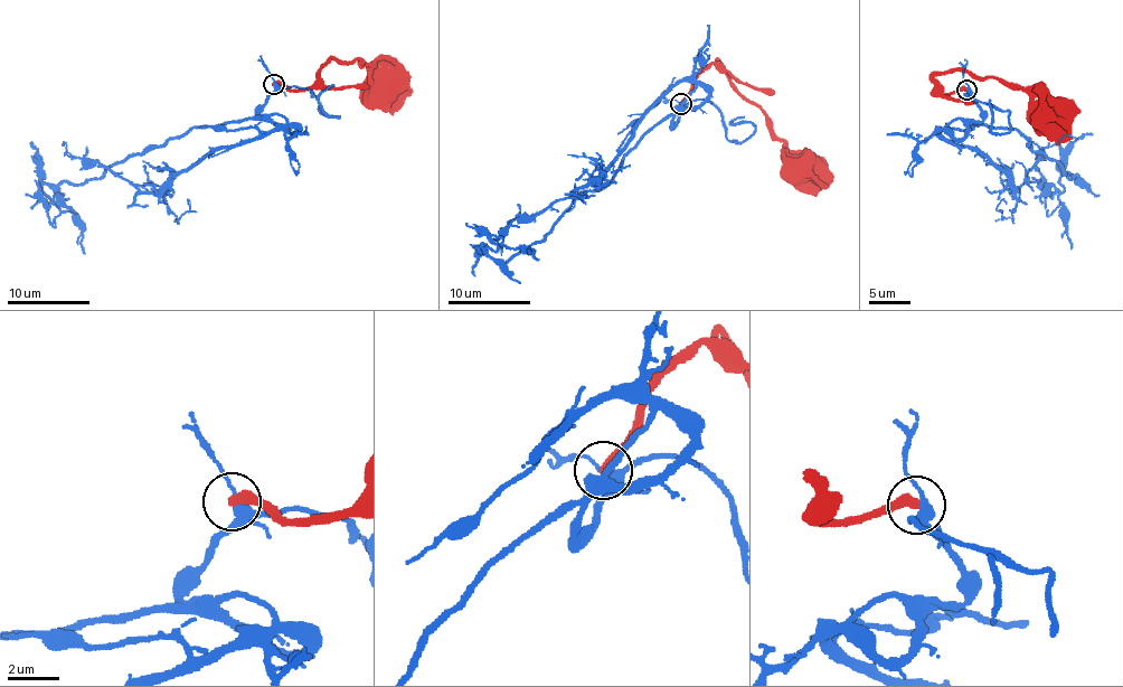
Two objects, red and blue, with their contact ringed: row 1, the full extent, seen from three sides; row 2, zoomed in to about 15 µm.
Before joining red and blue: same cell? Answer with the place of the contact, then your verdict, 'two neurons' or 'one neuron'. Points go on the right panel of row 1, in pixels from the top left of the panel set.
at (966, 90); two neurons

